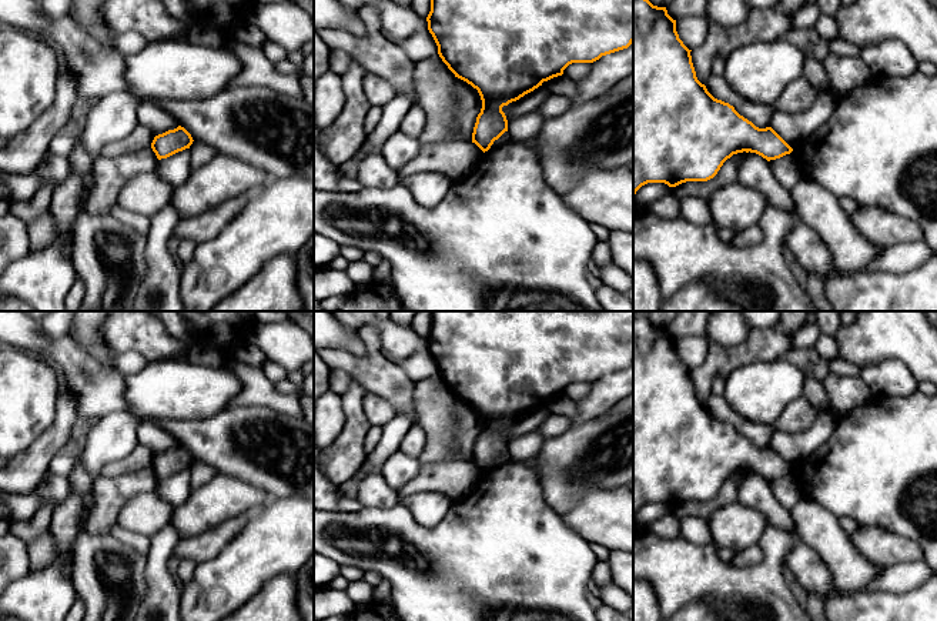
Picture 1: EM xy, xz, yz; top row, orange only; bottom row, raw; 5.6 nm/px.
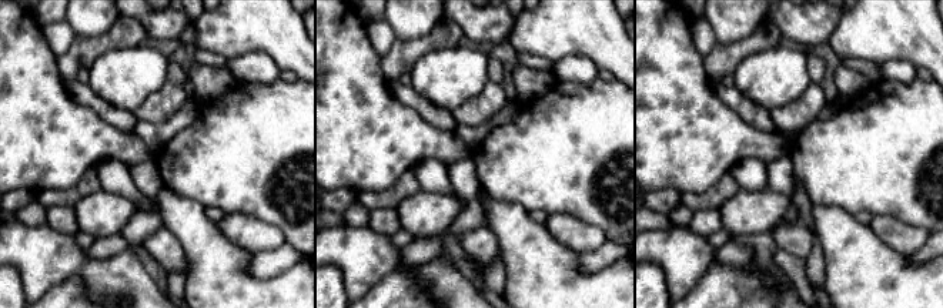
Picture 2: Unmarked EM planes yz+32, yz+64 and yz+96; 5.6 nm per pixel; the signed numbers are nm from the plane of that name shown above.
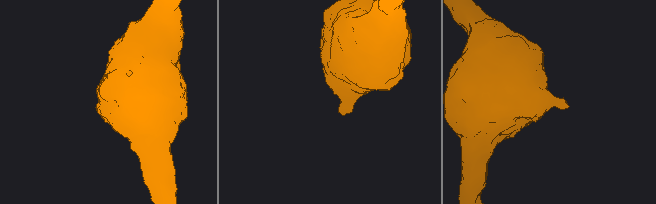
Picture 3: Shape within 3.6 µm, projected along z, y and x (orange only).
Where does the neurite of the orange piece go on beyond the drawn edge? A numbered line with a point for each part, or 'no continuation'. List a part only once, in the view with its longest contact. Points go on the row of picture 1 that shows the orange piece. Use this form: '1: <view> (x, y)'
no continuation

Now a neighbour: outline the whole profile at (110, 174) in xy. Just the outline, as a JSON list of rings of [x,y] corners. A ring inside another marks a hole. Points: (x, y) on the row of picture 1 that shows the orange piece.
[[[151,147],[114,158],[100,156],[91,167],[94,183],[86,187],[84,210],[93,216],[108,216],[121,188],[135,176],[153,171],[157,163]]]

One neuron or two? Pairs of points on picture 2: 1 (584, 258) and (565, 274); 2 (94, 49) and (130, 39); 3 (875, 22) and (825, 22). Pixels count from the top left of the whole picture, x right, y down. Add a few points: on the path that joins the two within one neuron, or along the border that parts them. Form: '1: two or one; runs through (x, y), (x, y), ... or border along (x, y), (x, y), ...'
1: two; border along (577, 254), (577, 267), (584, 273), (612, 263)
2: one; runs through (103, 43), (121, 39)
3: two; border along (843, 14), (828, 42)

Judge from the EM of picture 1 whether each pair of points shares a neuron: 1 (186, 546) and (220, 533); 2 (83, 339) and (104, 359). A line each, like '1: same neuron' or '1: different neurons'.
1: same neuron
2: same neuron

